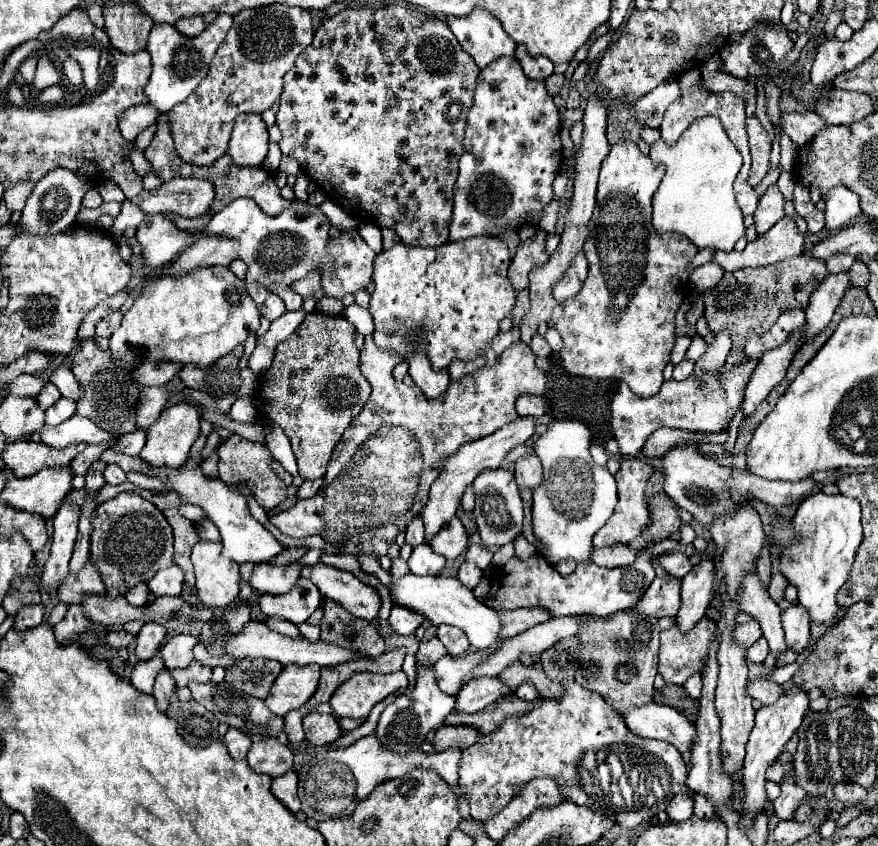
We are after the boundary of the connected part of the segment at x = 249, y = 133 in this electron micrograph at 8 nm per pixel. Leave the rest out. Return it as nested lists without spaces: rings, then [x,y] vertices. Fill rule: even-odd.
[[[240,114],[226,150],[236,166],[262,166],[268,154],[268,128],[258,114]]]

